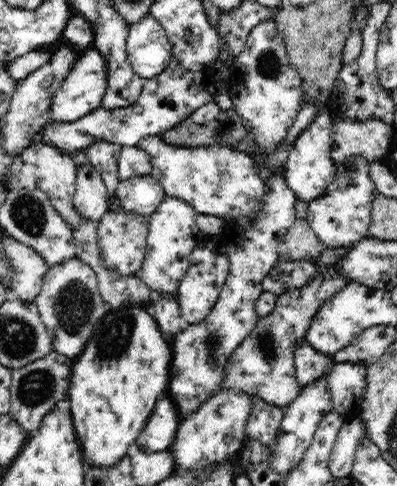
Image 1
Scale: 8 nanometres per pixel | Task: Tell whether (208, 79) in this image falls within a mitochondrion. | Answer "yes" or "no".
no

